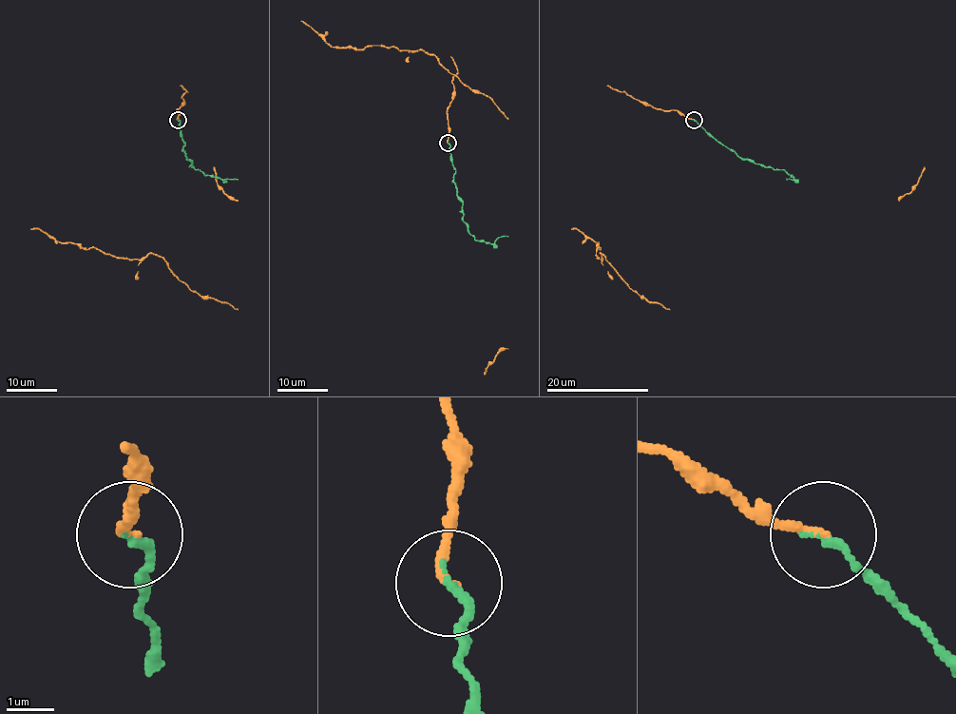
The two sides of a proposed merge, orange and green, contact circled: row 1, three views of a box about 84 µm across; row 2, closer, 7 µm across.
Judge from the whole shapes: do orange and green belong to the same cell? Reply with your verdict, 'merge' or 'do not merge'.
merge

